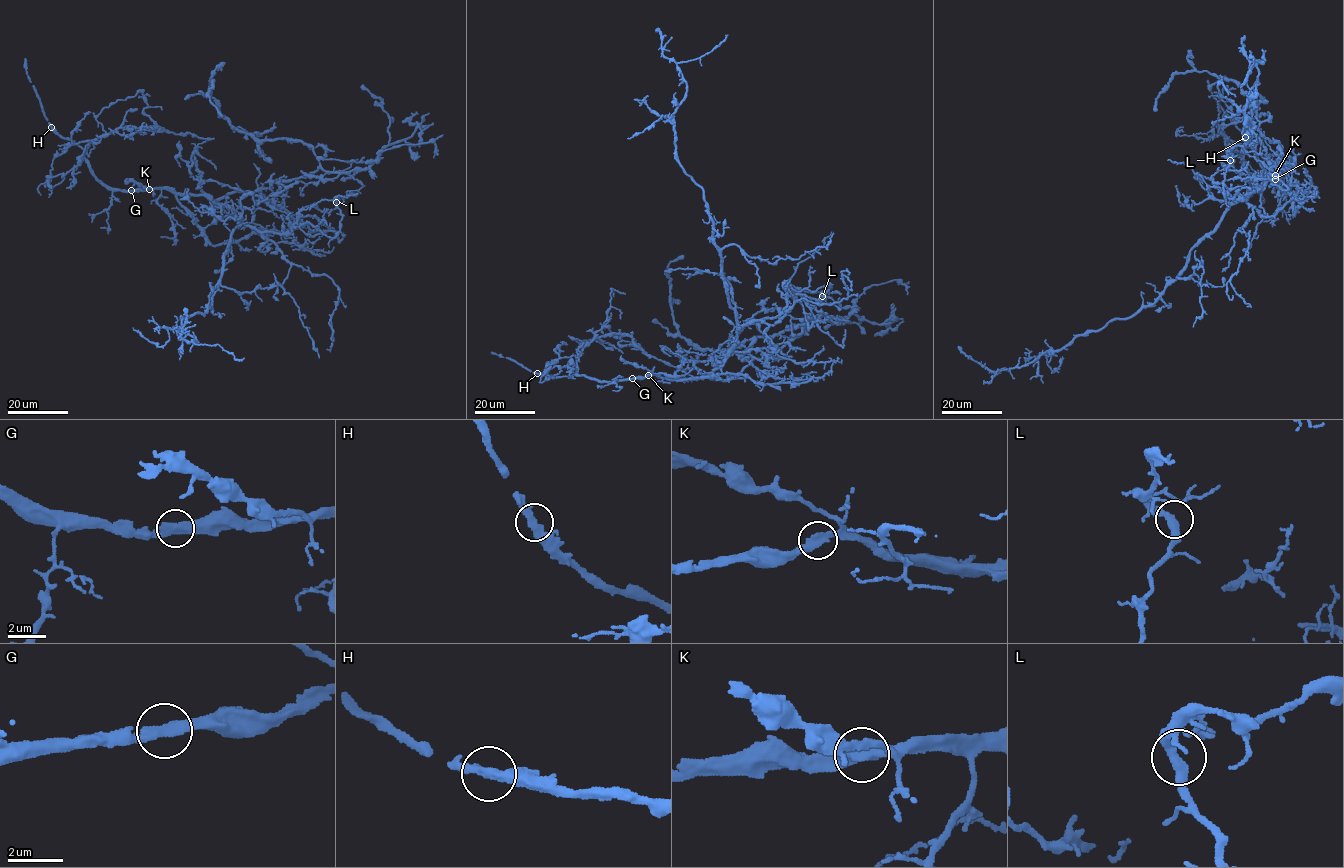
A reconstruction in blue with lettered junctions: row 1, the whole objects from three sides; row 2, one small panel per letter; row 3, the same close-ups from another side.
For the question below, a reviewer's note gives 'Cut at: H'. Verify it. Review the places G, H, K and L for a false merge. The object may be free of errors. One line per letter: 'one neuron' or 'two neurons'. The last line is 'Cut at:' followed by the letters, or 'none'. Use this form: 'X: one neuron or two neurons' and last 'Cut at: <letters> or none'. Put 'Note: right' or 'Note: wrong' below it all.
G: one neuron
H: one neuron
K: one neuron
L: one neuron
Cut at: none
Note: wrong

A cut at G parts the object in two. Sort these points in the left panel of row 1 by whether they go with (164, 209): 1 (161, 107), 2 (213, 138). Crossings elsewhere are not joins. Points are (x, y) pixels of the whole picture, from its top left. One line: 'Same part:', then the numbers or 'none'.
Same part: none

